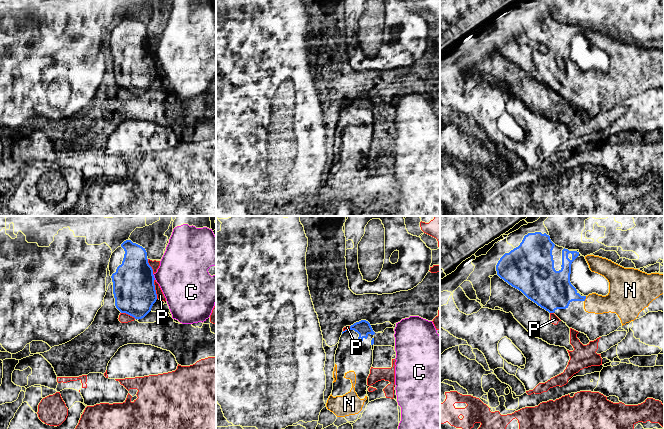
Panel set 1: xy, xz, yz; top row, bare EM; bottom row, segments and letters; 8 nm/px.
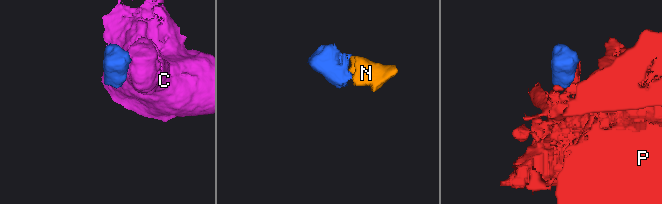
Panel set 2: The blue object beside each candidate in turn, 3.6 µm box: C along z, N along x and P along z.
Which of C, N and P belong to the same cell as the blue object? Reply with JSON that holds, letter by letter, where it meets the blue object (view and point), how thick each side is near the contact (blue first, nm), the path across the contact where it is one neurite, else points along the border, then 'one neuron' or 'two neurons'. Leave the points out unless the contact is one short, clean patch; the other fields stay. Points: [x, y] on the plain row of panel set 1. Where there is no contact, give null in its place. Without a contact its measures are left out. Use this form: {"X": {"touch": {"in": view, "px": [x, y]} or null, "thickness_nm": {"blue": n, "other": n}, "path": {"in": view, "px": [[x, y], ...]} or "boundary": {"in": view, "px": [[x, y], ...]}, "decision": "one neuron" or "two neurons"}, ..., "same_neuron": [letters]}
{"C": {"touch": {"in": "xy", "px": [153, 53]}, "thickness_nm": {"blue": 340, "other": 400}, "boundary": {"in": "xy", "px": [[152, 50], [155, 55]]}, "decision": "two neurons"}, "N": {"touch": {"in": "yz", "px": [585, 74]}, "thickness_nm": {"blue": 280, "other": 180}, "path": {"in": "yz", "px": [[555, 67], [585, 74], [589, 77], [616, 77]]}, "decision": "one neuron"}, "P": {"touch": {"in": "xy", "px": [154, 65]}, "thickness_nm": {"blue": 340, "other": 60}, "decision": "two neurons"}, "same_neuron": ["N"]}

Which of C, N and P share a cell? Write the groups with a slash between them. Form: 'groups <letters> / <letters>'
groups C / N / P

